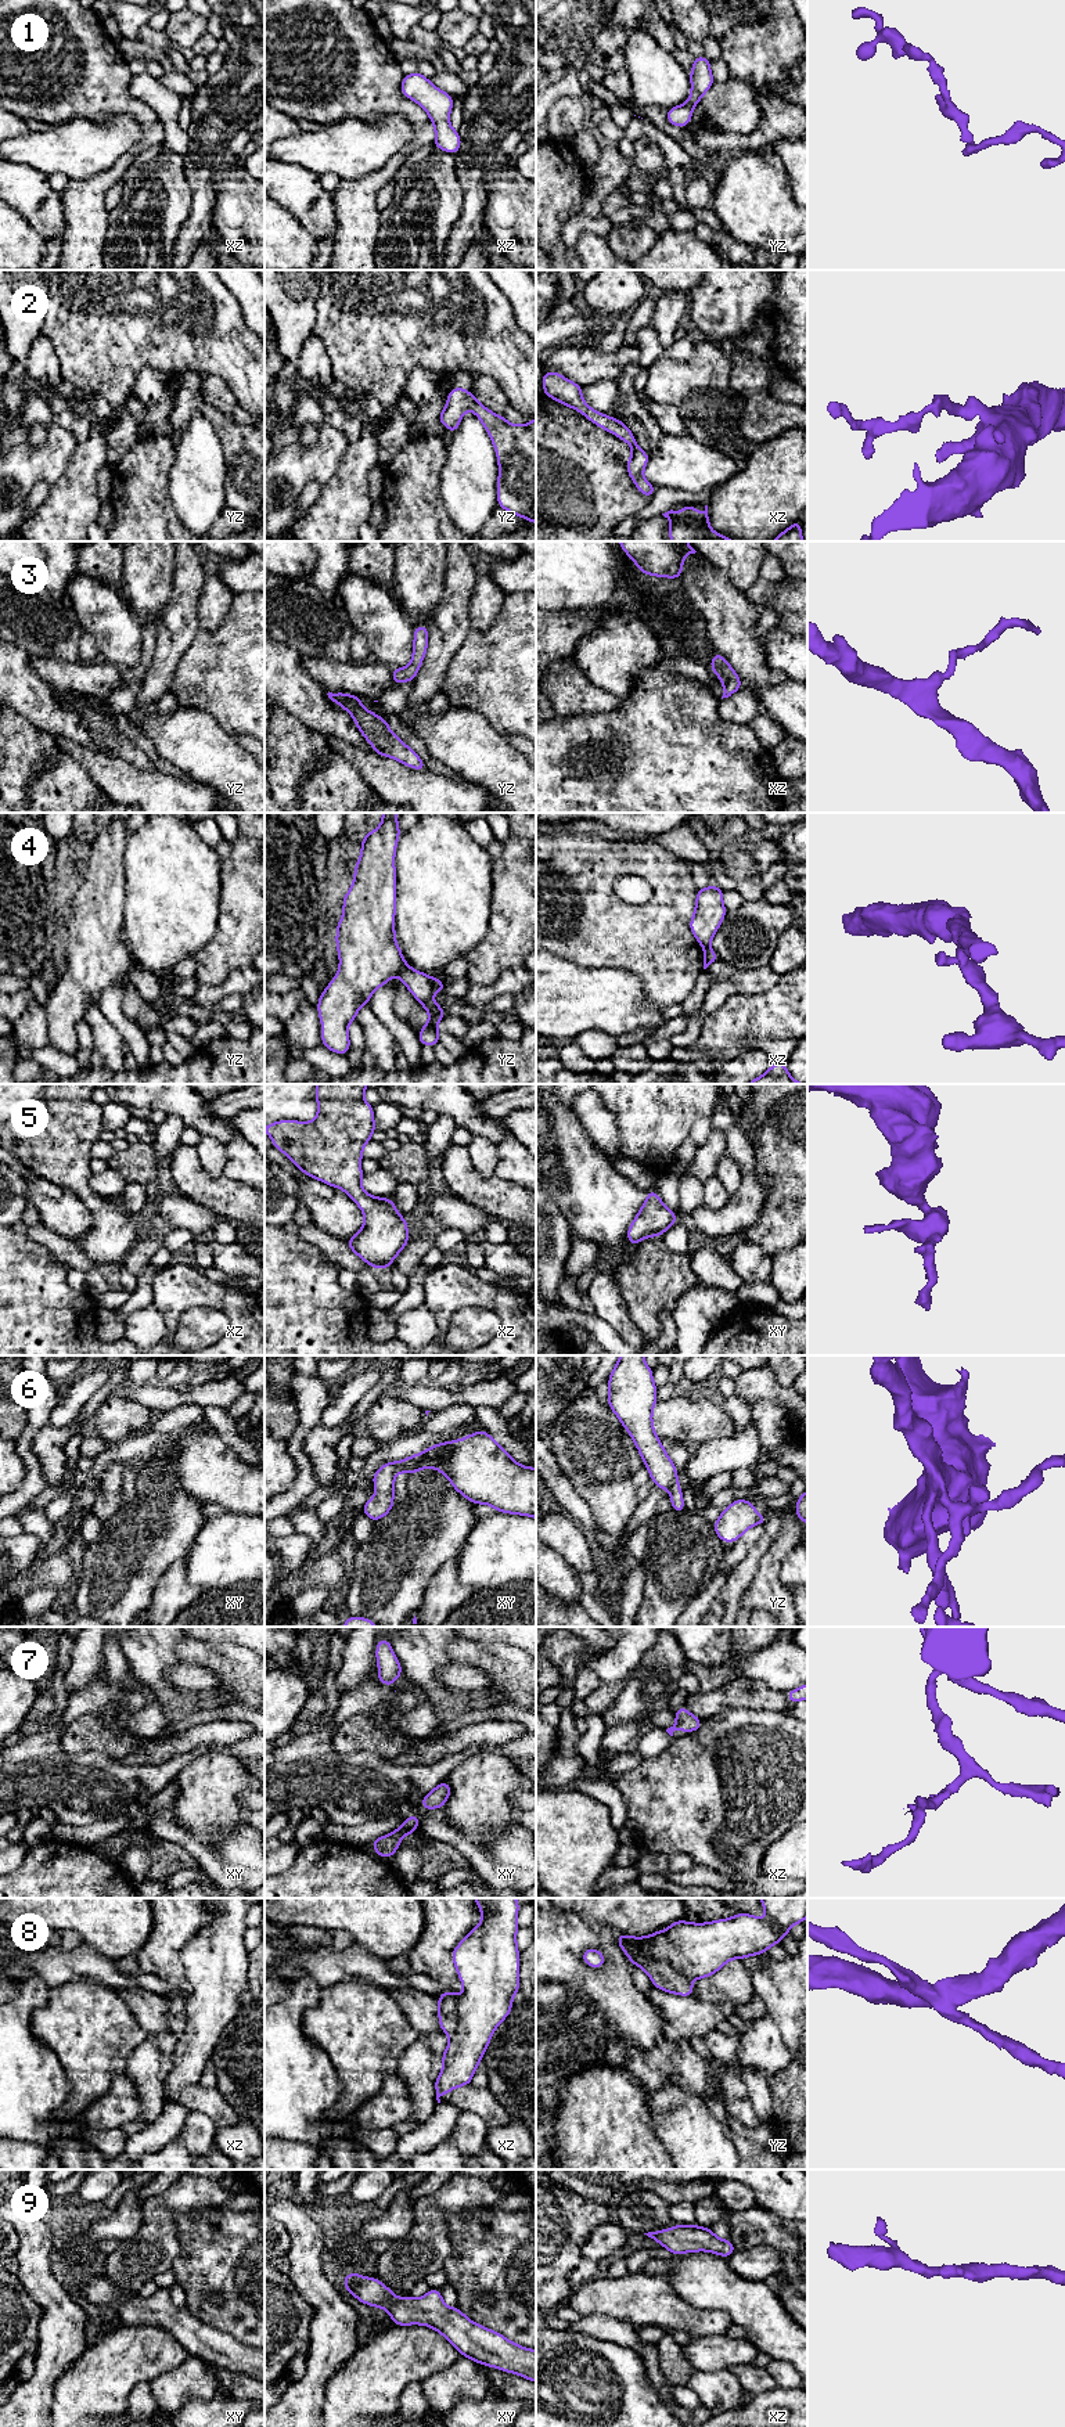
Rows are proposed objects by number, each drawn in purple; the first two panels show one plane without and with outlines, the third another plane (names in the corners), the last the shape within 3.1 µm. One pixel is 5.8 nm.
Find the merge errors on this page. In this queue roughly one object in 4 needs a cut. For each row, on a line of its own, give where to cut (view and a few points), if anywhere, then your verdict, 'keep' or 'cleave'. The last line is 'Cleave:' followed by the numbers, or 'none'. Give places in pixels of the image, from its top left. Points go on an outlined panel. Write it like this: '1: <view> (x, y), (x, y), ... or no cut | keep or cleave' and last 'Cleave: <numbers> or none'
1: no cut | keep
2: no cut | keep
3: no cut | keep
4: yz (403, 962), (398, 972) | cleave
5: no cut | keep
6: no cut | keep
7: no cut | keep
8: yz (639, 1940), (644, 1958), (665, 1961), (688, 1980) | cleave
9: no cut | keep
Cleave: 4, 8

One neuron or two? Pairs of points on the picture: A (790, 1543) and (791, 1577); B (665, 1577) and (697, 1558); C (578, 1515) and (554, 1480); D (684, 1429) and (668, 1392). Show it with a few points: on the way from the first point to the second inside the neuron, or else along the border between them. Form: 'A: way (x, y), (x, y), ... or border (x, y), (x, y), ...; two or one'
A: border (792, 1549), (781, 1562), (780, 1579); two
B: way (673, 1570), (688, 1558); one
C: way (576, 1507), (562, 1489); one
D: border (677, 1390), (669, 1397), (658, 1400); two

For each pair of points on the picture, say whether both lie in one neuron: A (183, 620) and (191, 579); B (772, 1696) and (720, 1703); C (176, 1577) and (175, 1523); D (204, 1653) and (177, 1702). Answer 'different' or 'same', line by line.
A: same
B: same
C: different
D: different

